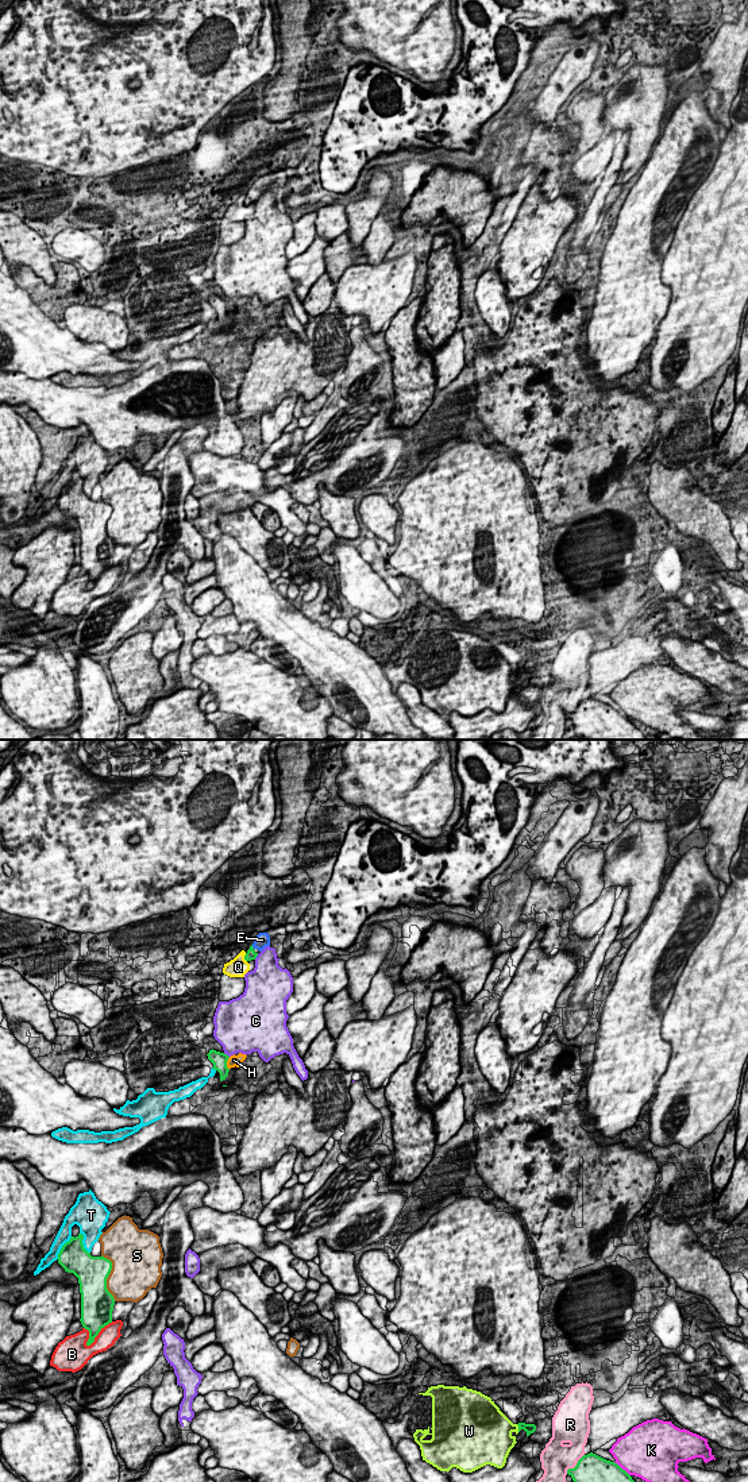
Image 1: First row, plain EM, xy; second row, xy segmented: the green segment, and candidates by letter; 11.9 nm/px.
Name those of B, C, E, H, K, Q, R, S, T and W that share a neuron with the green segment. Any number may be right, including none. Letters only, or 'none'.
E

